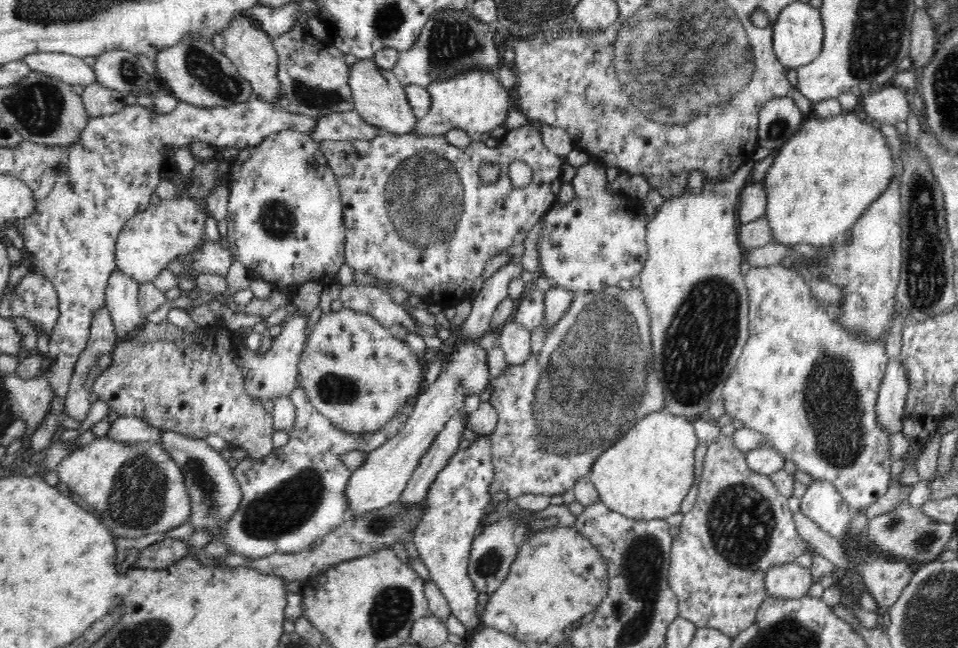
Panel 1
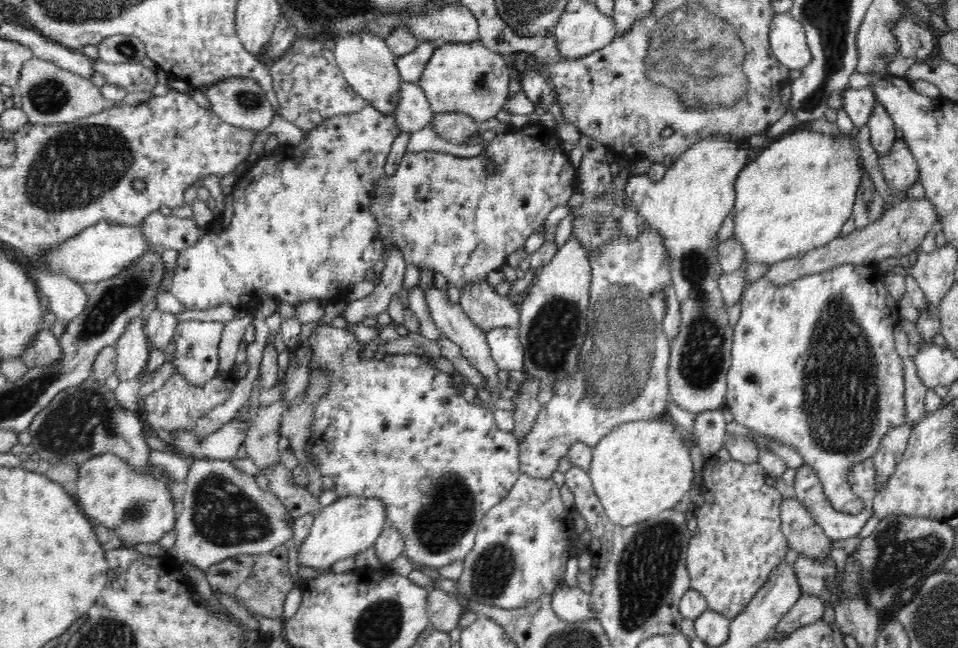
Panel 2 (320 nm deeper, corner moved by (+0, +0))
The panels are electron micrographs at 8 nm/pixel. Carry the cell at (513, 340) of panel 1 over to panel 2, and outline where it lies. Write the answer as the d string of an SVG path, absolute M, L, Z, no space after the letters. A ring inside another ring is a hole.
M517 327L493 328L486 332L491 357L502 370L523 370L524 349Z

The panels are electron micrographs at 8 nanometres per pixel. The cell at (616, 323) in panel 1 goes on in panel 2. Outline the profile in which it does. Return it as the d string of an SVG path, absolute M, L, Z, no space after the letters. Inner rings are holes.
M644 220L644 222L638 226L638 235L635 239L630 240L624 232L623 229L619 230L617 237L614 237L611 241L604 243L597 253L589 256L589 261L591 264L591 285L589 290L589 306L590 310L590 324L594 329L594 334L587 337L580 348L580 354L578 354L578 370L573 374L568 374L566 378L558 380L553 384L553 397L544 405L540 406L540 412L536 416L536 422L532 426L532 430L526 434L524 440L520 440L518 445L520 445L520 454L518 459L520 459L520 472L526 473L532 477L536 478L550 478L553 472L556 472L558 468L558 461L562 456L567 456L569 451L569 446L572 443L582 441L586 445L596 446L602 437L605 437L611 430L614 430L617 426L622 426L622 424L627 422L639 421L642 419L657 419L660 416L667 414L666 406L669 404L669 388L668 388L668 375L667 367L670 366L669 356L670 348L668 336L665 330L662 328L662 320L666 316L667 302L665 302L664 288L671 287L672 285L672 275L670 275L670 261L668 261L668 253L666 253L666 245L664 245L664 237L652 229L650 224ZM588 354L594 354L592 358L586 358ZM584 368L584 370L582 370Z

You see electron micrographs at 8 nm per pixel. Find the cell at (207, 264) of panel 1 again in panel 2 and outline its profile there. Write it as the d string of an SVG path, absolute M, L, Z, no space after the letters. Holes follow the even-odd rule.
M159 210L148 213L137 226L148 243L162 245L166 251L180 252L192 246L202 235L193 217L166 216Z

